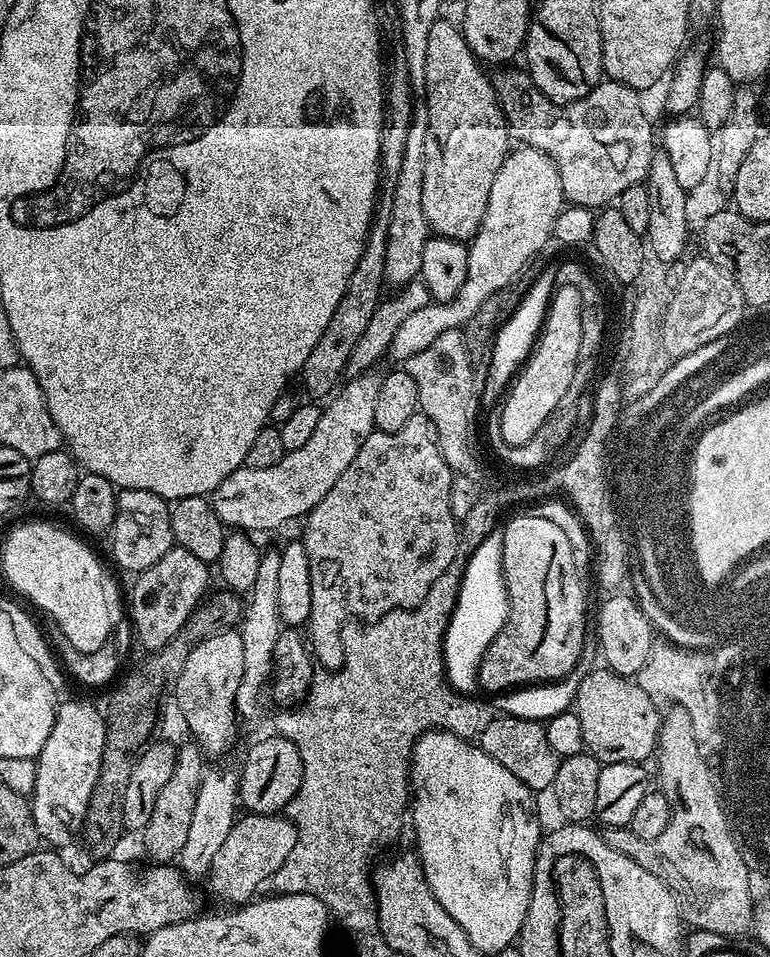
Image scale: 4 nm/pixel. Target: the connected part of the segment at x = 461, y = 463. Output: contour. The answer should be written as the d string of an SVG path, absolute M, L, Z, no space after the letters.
M453 330L450 332L443 332L442 334L438 334L438 338L434 338L434 342L430 342L430 346L426 346L426 350L422 350L418 354L414 354L412 357L409 357L406 362L406 371L411 374L411 377L414 378L414 382L418 386L418 390L420 391L420 407L419 411L423 412L424 415L430 418L430 422L434 422L434 426L436 427L436 441L438 442L438 446L442 450L442 458L446 458L446 462L450 466L455 466L456 468L461 468L464 472L473 472L473 469L477 468L482 462L480 456L476 456L476 448L472 445L472 436L468 432L472 432L476 428L476 415L479 414L480 410L482 412L482 403L481 403L481 385L478 383L478 376L476 380L476 372L474 369L474 361L472 359L471 351L468 347L468 342L464 338L463 331Z

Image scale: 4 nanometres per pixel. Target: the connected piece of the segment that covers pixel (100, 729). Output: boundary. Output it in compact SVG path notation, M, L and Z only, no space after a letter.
M68 700L57 707L50 738L46 738L46 746L35 757L36 777L30 797L34 826L45 845L64 850L75 836L77 839L81 835L88 803L102 770L107 733L105 713L94 705L84 700Z

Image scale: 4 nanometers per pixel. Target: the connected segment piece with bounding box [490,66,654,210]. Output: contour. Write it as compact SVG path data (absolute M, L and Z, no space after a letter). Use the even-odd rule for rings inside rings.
M516 66L501 67L490 78L504 120L507 122L508 137L525 147L546 153L555 162L567 203L600 210L619 201L621 194L630 190L630 186L644 184L647 181L650 162L654 155L654 147L652 148L654 124L647 121L642 114L637 89L617 80L604 78L582 98L575 99L574 102L558 104L546 98L525 69L512 67Z

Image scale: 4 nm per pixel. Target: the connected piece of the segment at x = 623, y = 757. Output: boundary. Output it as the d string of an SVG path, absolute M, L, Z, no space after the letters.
M603 666L593 667L585 671L581 684L577 688L574 701L574 711L578 722L582 722L582 738L584 747L600 761L601 765L617 764L618 762L630 762L639 764L647 761L647 756L657 751L660 739L661 709L656 709L652 696L640 684L635 684L635 679L619 676L616 672L610 672Z

